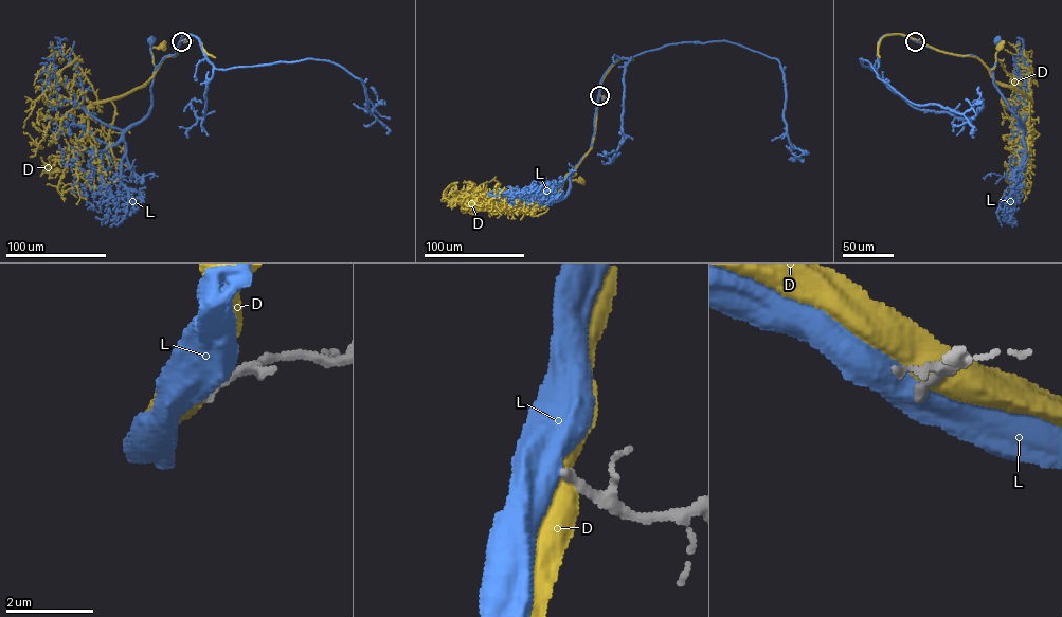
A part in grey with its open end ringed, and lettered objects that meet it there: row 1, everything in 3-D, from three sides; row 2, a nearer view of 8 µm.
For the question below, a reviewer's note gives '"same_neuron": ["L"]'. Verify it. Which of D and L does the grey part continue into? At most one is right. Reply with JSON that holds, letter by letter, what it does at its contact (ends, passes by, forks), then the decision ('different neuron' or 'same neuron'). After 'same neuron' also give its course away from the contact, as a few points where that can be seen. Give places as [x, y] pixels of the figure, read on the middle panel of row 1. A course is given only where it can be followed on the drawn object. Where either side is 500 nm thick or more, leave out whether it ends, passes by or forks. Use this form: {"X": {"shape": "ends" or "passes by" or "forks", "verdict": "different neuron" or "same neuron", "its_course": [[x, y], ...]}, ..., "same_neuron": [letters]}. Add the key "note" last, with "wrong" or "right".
{"D": {"verdict": "different neuron"}, "L": {"verdict": "different neuron"}, "same_neuron": [], "note": "wrong"}

